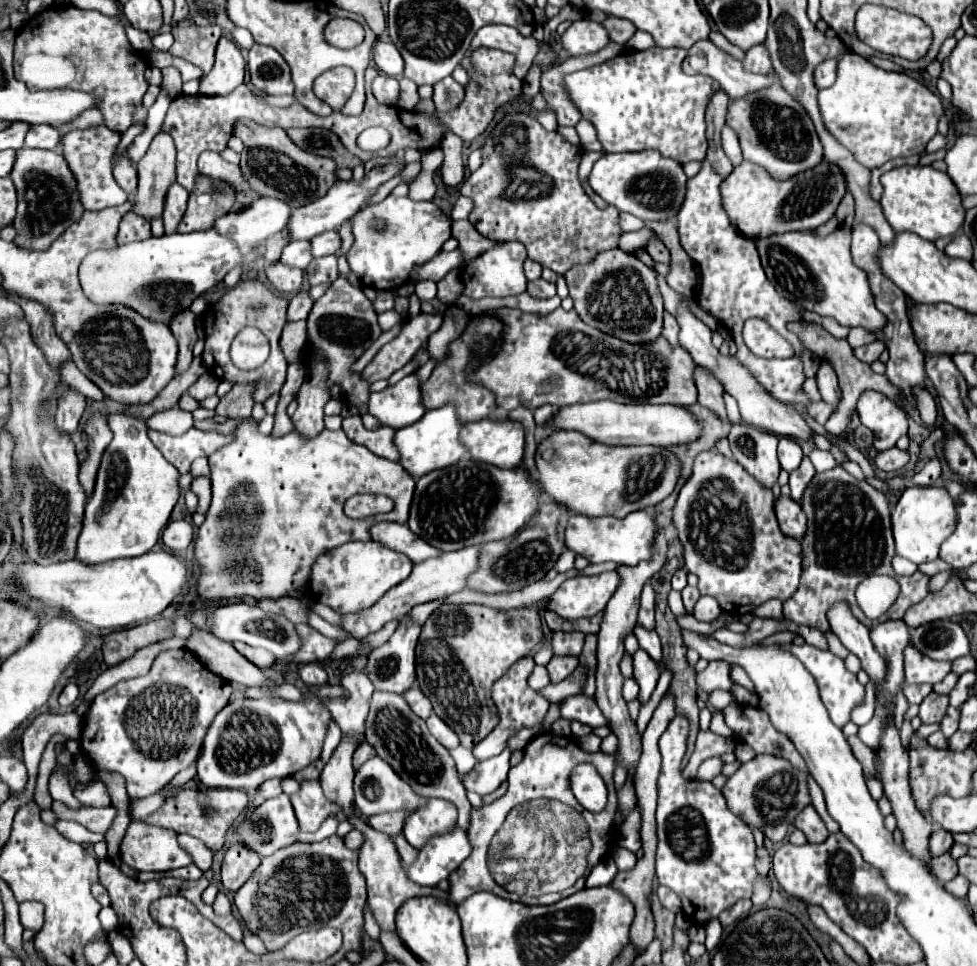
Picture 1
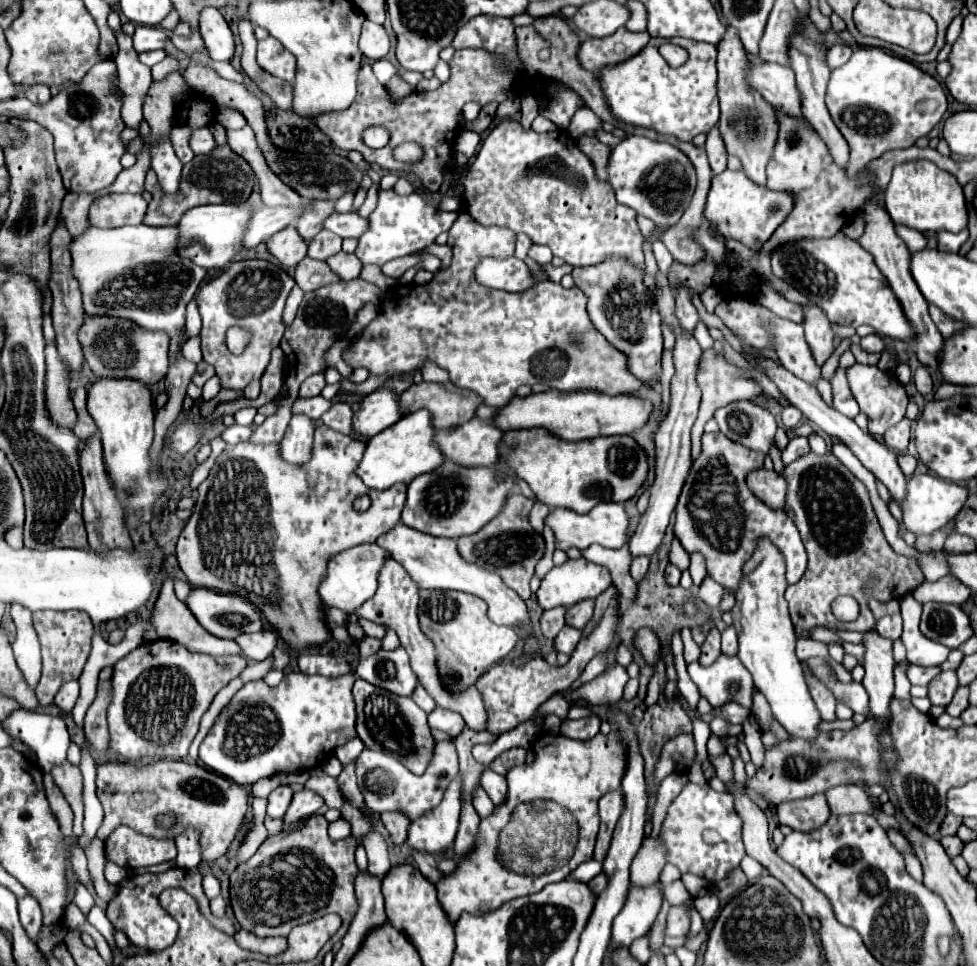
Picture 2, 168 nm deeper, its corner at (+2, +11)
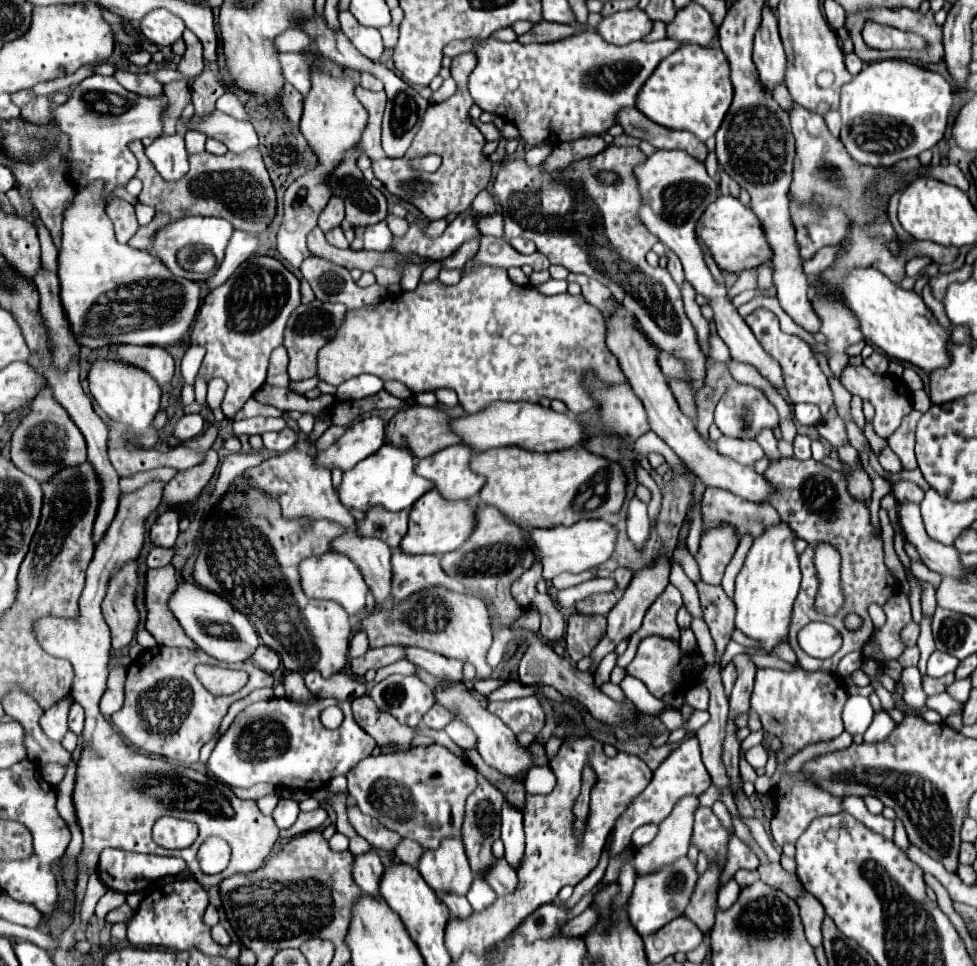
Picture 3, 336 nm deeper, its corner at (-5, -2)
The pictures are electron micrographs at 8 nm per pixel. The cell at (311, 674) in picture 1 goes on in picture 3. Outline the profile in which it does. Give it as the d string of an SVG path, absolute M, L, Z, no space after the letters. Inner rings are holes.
M309 671L305 675L305 685L313 695L319 695L321 699L333 697L339 701L353 701L367 691L367 687L361 681L357 681L355 677L349 677L347 673L337 673L325 679L319 671Z

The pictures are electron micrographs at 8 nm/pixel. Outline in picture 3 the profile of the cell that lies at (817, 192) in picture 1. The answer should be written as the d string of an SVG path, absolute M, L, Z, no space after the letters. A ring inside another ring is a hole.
M719 195L707 207L707 211L701 215L695 229L697 229L695 231L697 237L709 249L711 257L715 259L715 263L721 271L741 273L745 269L753 269L757 265L763 265L771 259L771 247L763 235L759 219L755 217L755 213L749 207L743 207L741 201L735 197Z

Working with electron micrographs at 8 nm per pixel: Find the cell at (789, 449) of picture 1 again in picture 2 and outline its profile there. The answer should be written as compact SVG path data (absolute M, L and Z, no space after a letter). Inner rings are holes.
M788 406L788 408L784 408L784 410L782 410L782 426L784 426L786 430L796 428L800 420L802 420L802 414L800 414L800 410L798 410L798 408Z

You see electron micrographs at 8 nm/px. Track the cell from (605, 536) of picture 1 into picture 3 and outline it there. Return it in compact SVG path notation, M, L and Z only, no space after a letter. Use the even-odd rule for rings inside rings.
M583 519L571 527L553 529L531 529L529 539L539 551L539 561L543 565L543 577L551 581L561 573L581 573L593 569L613 555L617 531L613 525L601 519Z

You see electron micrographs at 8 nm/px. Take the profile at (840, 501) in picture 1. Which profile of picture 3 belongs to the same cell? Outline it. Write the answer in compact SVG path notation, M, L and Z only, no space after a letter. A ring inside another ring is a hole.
M777 459L771 461L769 467L765 469L763 477L769 479L771 487L773 487L773 495L769 499L769 503L779 511L781 519L791 523L791 529L797 533L799 539L805 539L809 543L809 547L803 551L803 555L799 555L799 563L801 563L801 589L799 595L795 599L795 607L791 613L791 627L789 627L789 645L793 647L793 651L797 653L797 661L803 669L807 671L837 671L837 665L841 661L841 657L845 657L851 651L859 651L859 647L863 647L863 643L869 639L867 635L873 633L873 621L867 613L867 607L871 603L879 603L885 605L885 601L899 589L899 581L889 573L889 569L883 563L883 541L881 537L873 535L873 527L869 523L869 509L855 501L845 485L845 479L839 471L833 471L831 467L815 461L815 459L807 459L807 461L799 461L799 459ZM827 541L831 545L837 547L837 551L841 553L841 583L843 583L843 593L845 593L845 605L843 609L835 615L835 617L823 617L815 611L815 595L817 595L817 573L813 567L813 543L821 543ZM849 613L855 613L861 617L861 627L851 631L845 627L845 617ZM811 621L827 621L829 625L833 625L841 637L843 637L843 647L825 661L813 659L809 657L797 643L797 633L801 627L805 627Z

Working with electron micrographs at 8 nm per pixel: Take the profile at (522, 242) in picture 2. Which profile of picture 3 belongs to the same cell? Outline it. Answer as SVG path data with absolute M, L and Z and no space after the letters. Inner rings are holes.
M515 237L515 239L511 239L509 241L519 253L523 253L523 255L531 255L531 253L535 253L537 249L535 249L535 245L531 243L531 241L527 241L527 239L523 239L523 237Z

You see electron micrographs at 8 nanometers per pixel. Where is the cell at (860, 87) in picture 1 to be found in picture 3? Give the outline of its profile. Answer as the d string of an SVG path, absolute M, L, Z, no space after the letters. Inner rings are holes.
M885 59L871 63L863 67L863 71L841 89L841 141L849 155L861 165L893 165L901 159L917 157L919 153L935 147L941 141L951 113L951 101L951 85L943 75L935 71L901 59Z

